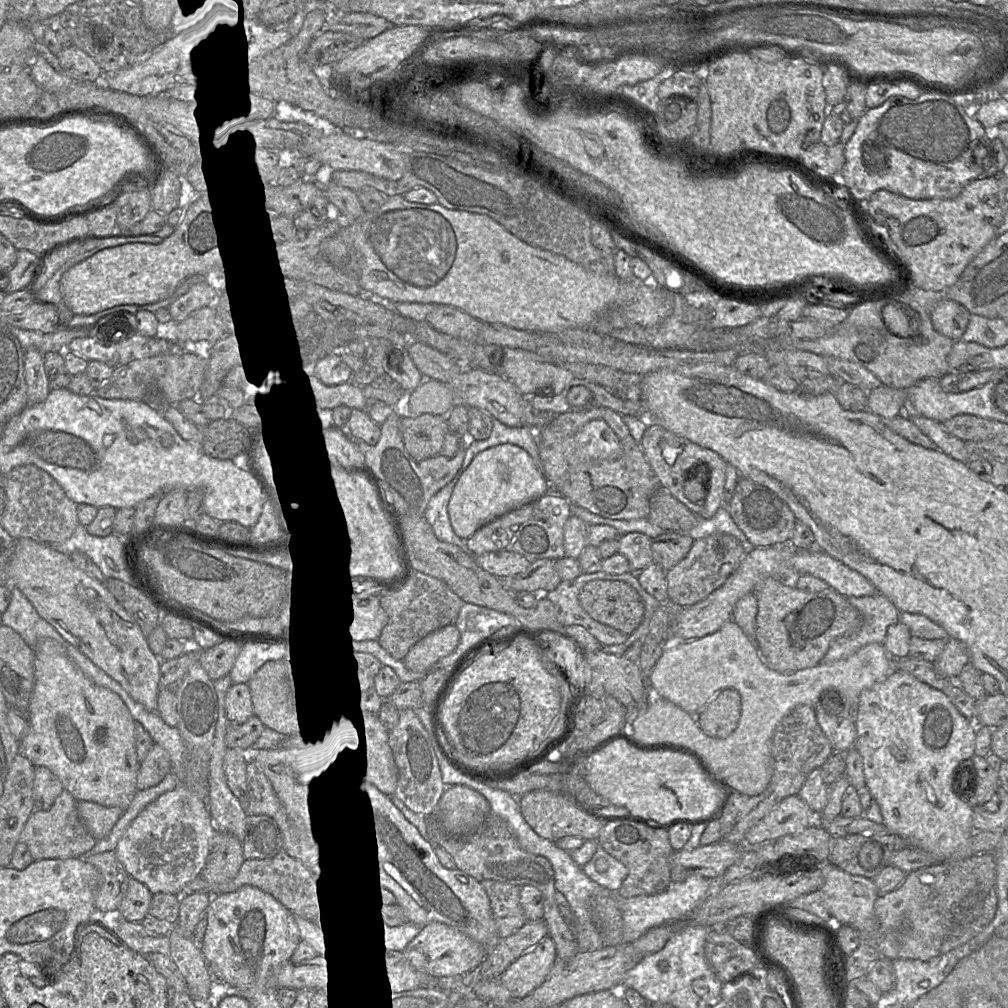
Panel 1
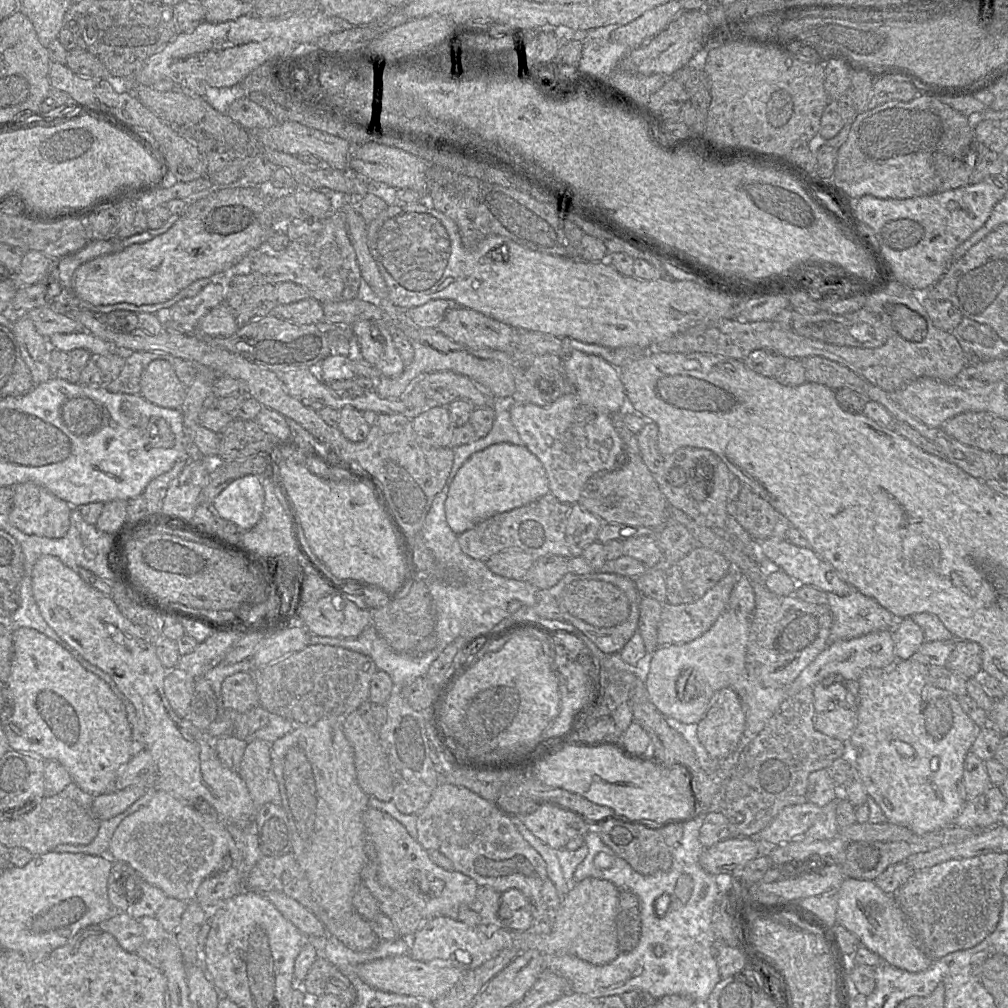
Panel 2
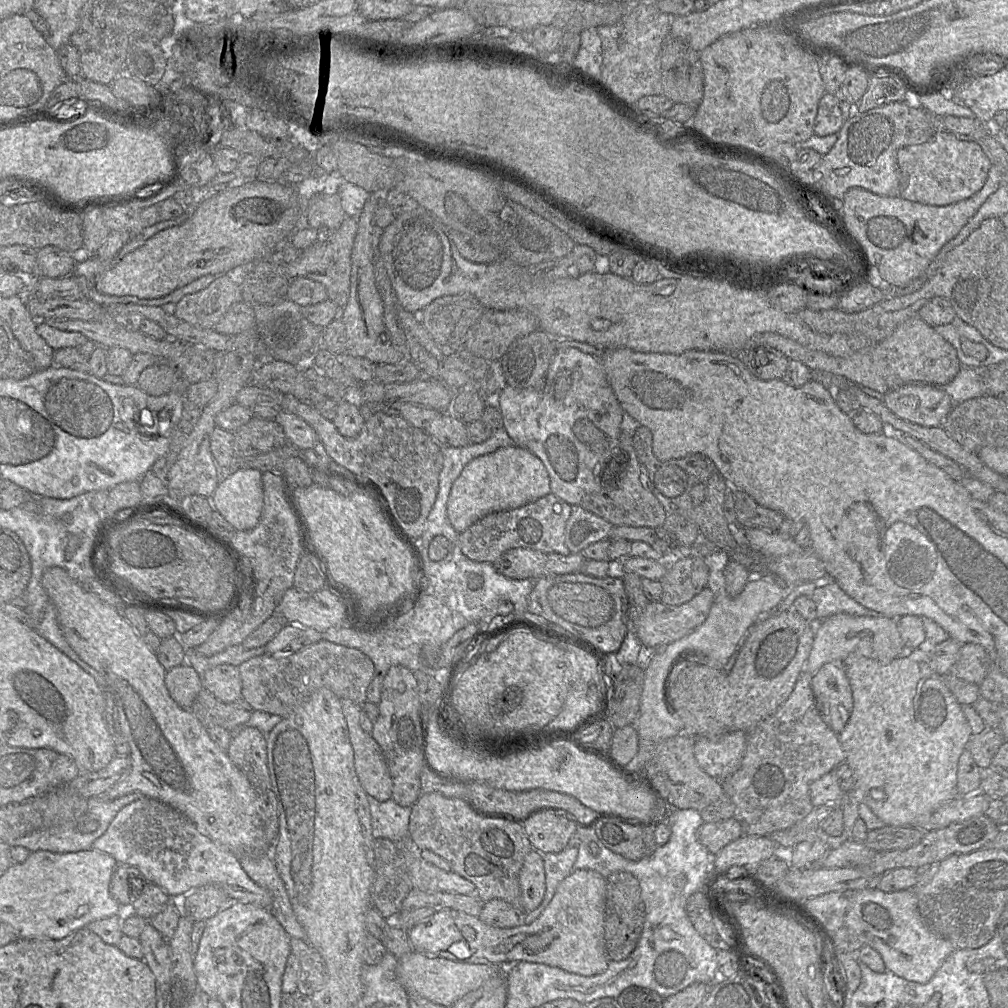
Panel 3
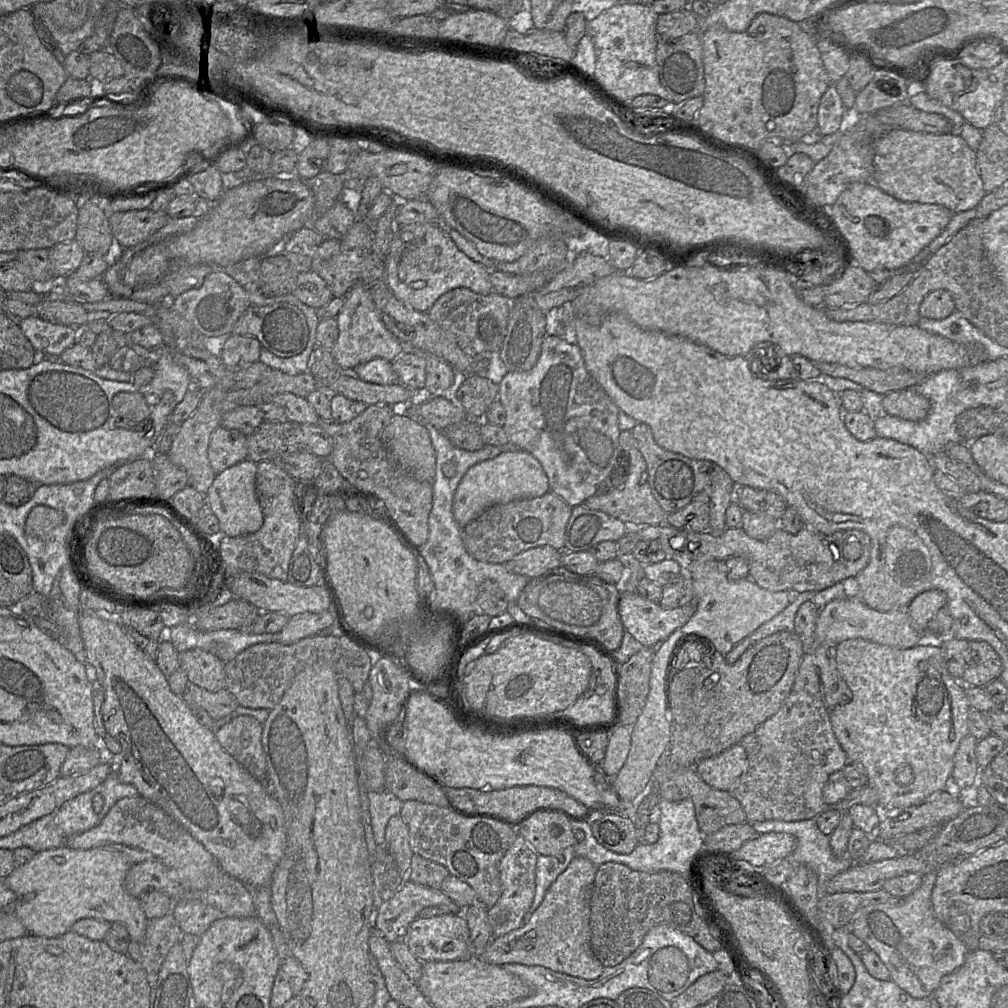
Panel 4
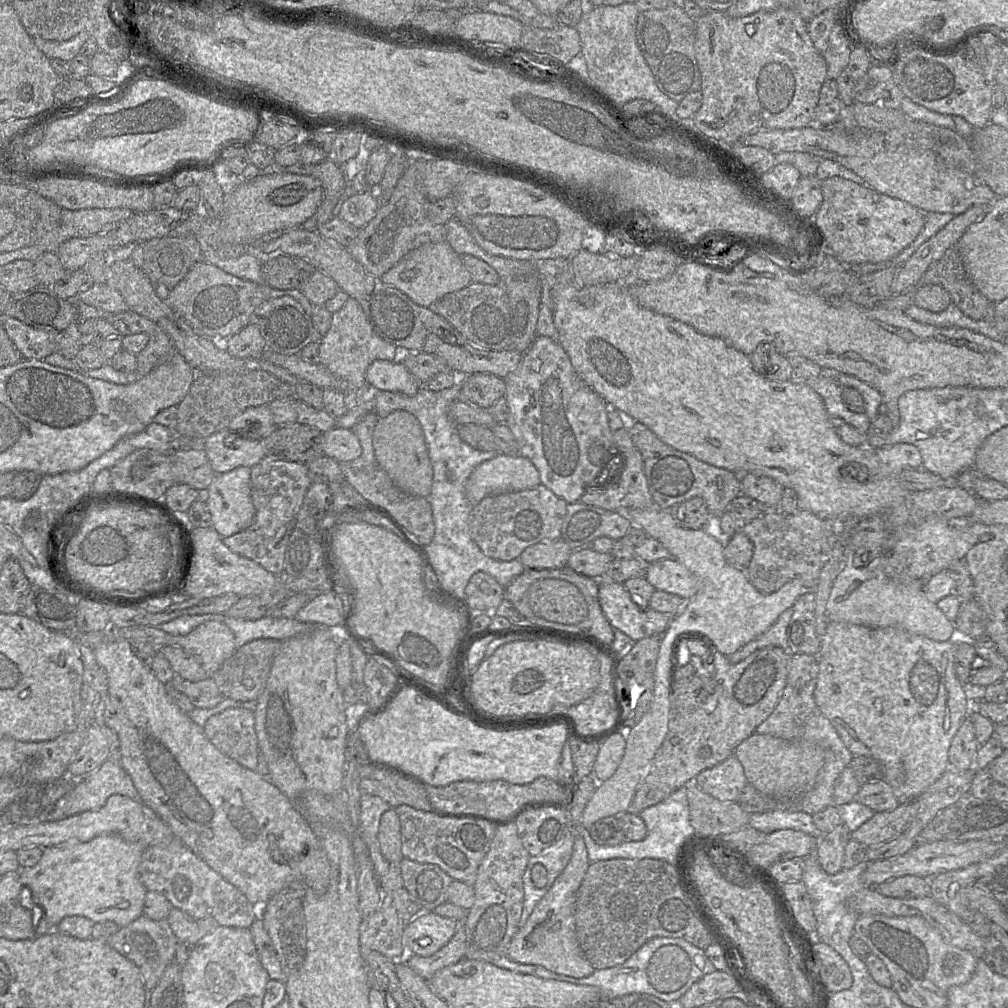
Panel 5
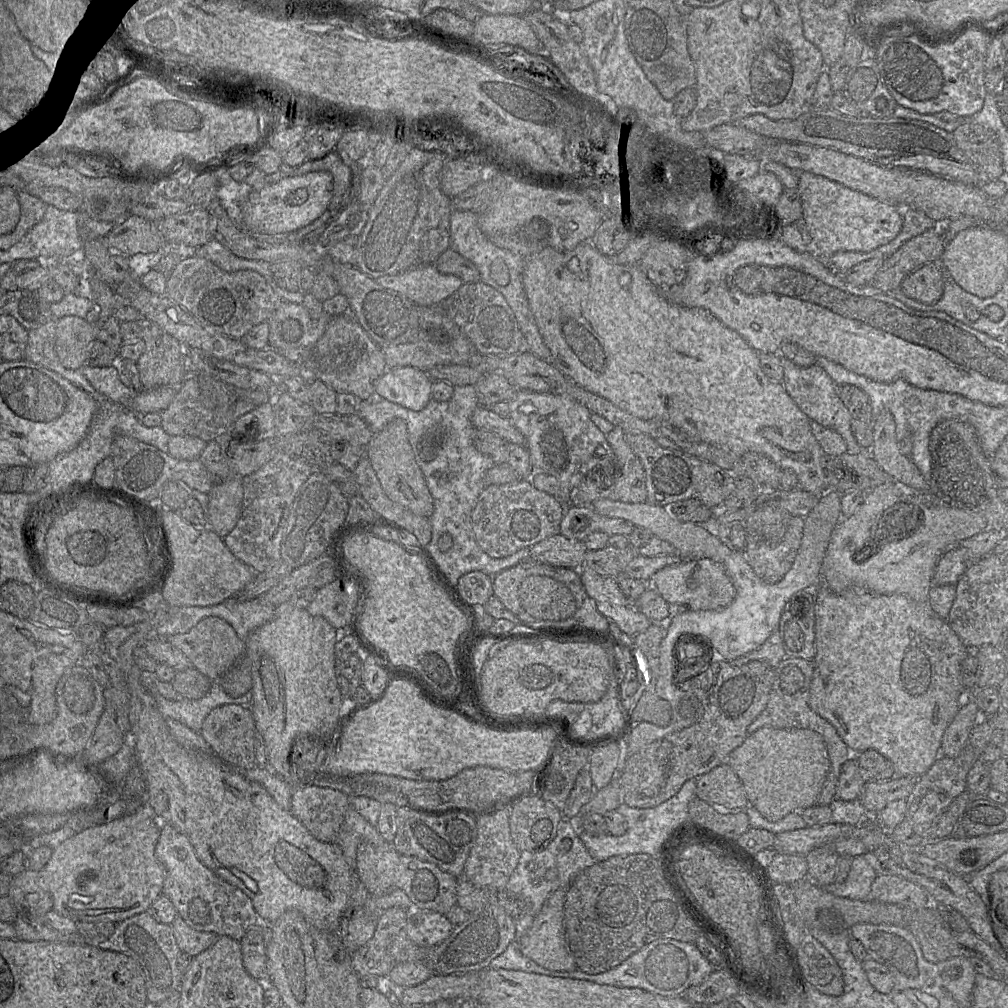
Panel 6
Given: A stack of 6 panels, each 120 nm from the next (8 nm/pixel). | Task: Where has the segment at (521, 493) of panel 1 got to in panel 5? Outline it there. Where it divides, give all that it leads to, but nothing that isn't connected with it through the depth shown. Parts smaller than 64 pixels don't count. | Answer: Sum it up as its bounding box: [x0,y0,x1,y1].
[465,453,541,507]

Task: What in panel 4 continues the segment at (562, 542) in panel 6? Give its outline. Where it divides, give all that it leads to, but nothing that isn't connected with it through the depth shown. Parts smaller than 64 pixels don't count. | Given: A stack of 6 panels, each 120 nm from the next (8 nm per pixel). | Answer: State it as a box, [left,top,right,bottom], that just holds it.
[503,546,562,579]

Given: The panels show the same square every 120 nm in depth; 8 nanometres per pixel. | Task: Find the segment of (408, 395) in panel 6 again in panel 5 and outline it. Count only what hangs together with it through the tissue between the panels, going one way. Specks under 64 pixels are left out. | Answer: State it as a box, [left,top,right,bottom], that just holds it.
[366,360,421,395]

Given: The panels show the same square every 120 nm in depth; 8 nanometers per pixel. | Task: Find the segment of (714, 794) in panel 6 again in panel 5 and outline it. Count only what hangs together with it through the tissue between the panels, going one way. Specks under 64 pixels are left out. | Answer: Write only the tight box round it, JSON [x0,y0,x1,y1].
[694,754,748,802]

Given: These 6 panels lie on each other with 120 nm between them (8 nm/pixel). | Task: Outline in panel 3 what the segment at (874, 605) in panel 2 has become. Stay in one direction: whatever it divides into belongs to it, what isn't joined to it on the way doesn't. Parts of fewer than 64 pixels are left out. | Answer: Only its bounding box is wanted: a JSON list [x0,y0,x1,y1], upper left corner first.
[811,580,876,621]

